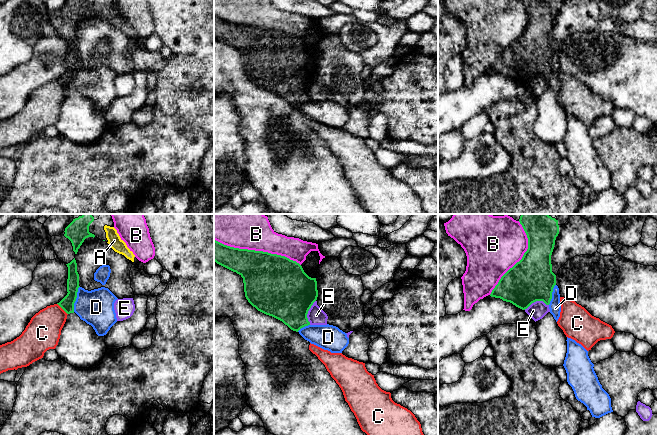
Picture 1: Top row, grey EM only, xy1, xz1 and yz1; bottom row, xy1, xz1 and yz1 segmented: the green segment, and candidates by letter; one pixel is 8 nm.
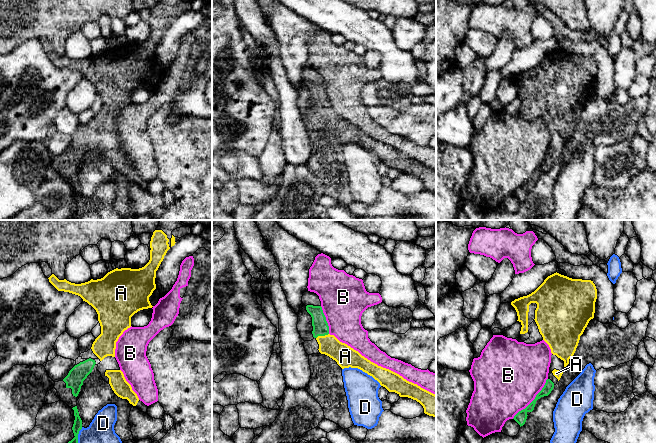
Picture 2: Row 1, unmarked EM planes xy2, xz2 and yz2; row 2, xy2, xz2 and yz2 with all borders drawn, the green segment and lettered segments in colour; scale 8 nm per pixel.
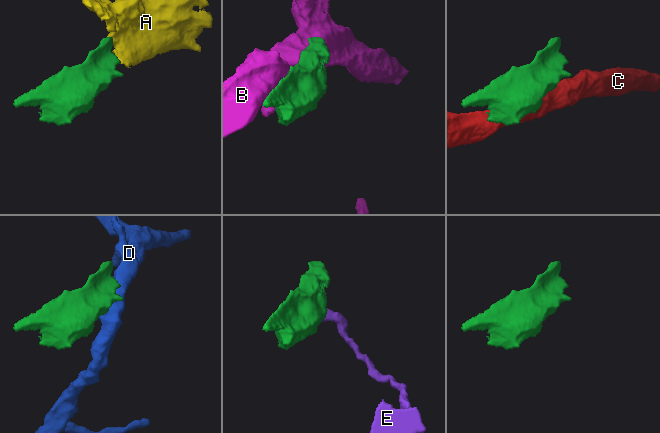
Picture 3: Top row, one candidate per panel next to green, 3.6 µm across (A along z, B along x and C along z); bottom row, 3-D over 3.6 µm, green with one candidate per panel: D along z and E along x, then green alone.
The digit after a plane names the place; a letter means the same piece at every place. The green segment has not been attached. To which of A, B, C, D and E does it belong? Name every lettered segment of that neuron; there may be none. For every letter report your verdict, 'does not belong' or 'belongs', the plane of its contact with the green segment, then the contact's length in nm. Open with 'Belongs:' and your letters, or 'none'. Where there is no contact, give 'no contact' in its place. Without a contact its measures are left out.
Belongs: A
A: belongs; contact in xz2; length 110 nm
B: does not belong; contact in xz1; length 750 nm
C: does not belong; contact in xy1; length 130 nm
D: does not belong; contact in xy1; length 220 nm
E: does not belong; contact in xz1; length 200 nm

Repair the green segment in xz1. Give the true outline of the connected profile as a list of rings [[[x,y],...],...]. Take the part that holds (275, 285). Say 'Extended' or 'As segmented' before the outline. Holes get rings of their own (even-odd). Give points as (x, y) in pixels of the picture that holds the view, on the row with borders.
As segmented. [[[214,240],[214,261],[243,278],[245,297],[258,311],[282,321],[296,332],[310,325],[307,314],[318,297],[317,281],[316,278],[309,277],[296,261],[268,252],[230,247],[216,240]]]

